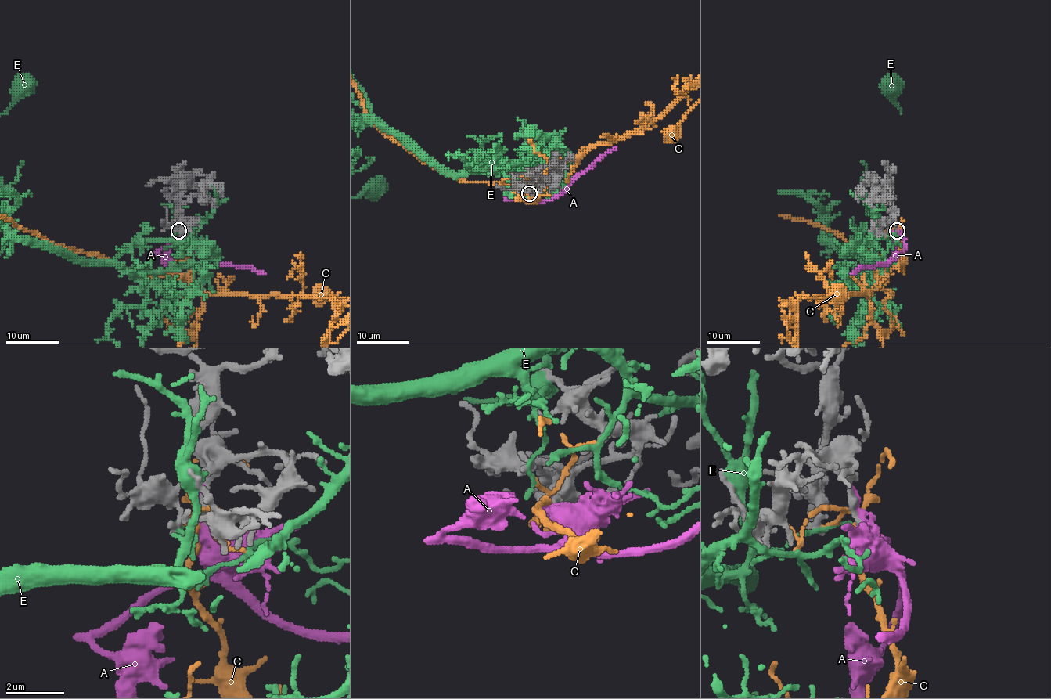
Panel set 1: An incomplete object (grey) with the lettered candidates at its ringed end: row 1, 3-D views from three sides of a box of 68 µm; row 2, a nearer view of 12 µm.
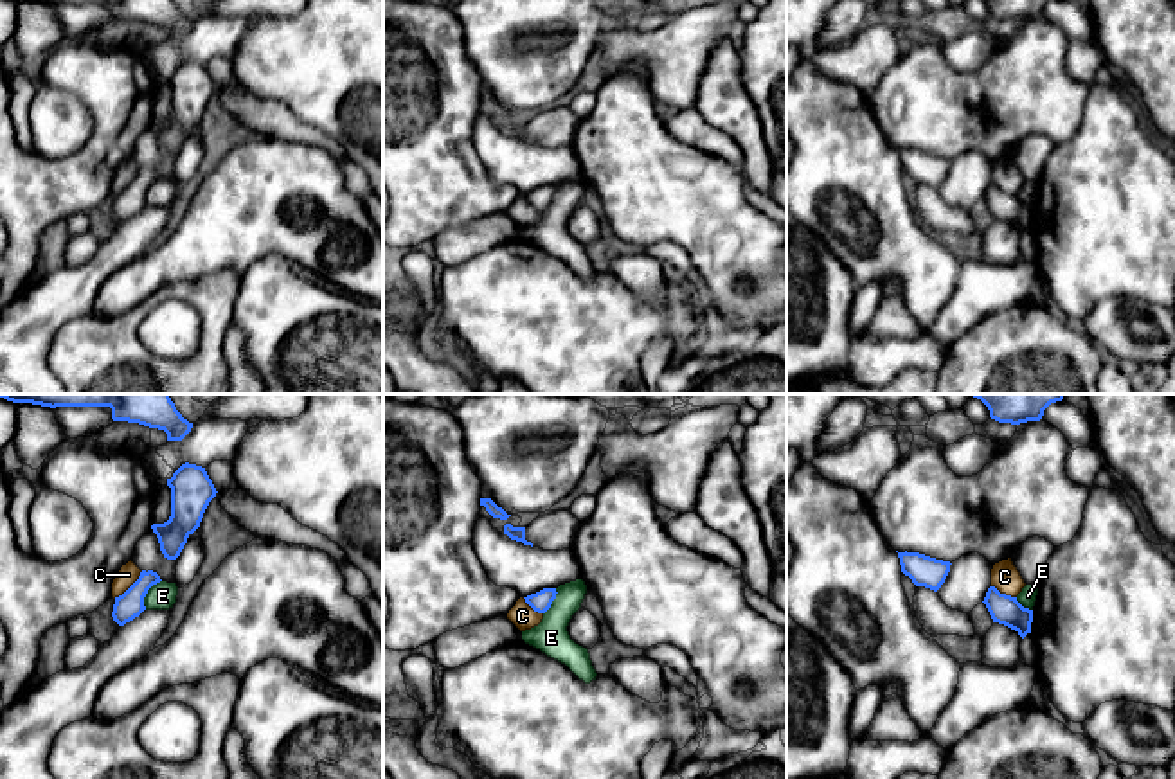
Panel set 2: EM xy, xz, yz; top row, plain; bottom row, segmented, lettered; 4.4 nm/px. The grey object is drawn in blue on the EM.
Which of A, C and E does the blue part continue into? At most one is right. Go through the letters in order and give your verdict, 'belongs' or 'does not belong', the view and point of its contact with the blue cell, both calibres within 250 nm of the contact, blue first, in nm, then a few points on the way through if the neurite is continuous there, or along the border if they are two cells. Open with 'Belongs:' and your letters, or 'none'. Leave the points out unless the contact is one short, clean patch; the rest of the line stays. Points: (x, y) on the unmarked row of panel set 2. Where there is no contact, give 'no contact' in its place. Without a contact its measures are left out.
Belongs: none
A: does not belong; no contact
C: does not belong; contact xy (130, 184); calibres 120 and 90 nm; border xy (143, 168), (114, 195)
E: does not belong; contact xy (146, 189); calibres 120 and 120 nm

